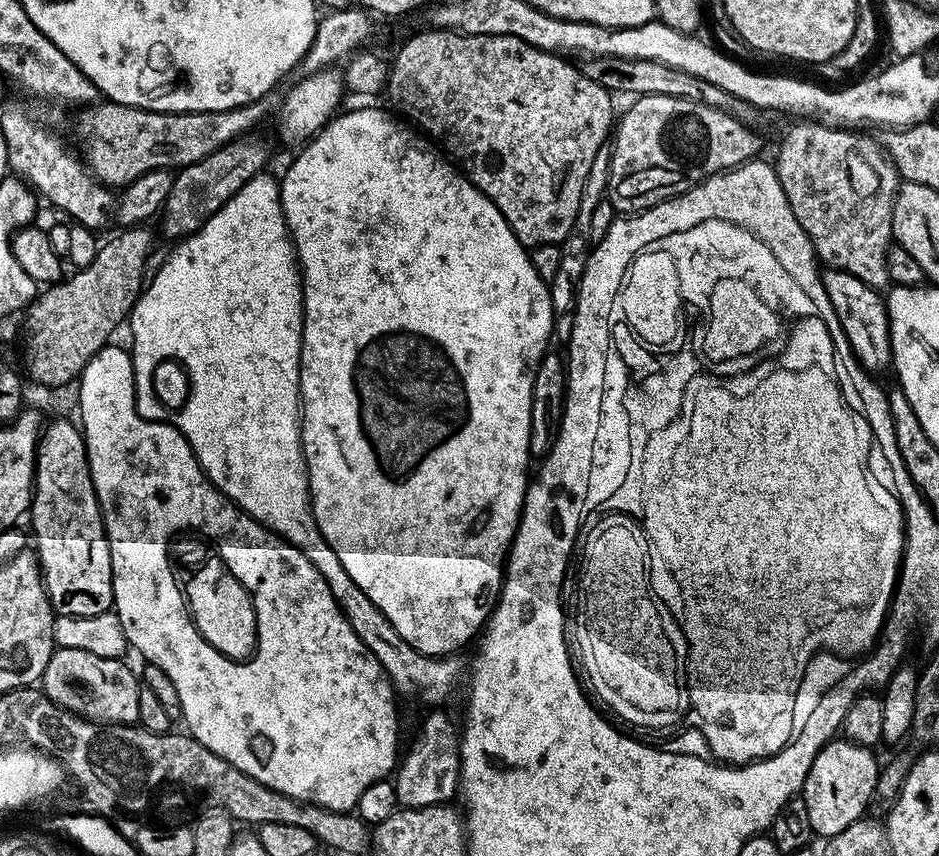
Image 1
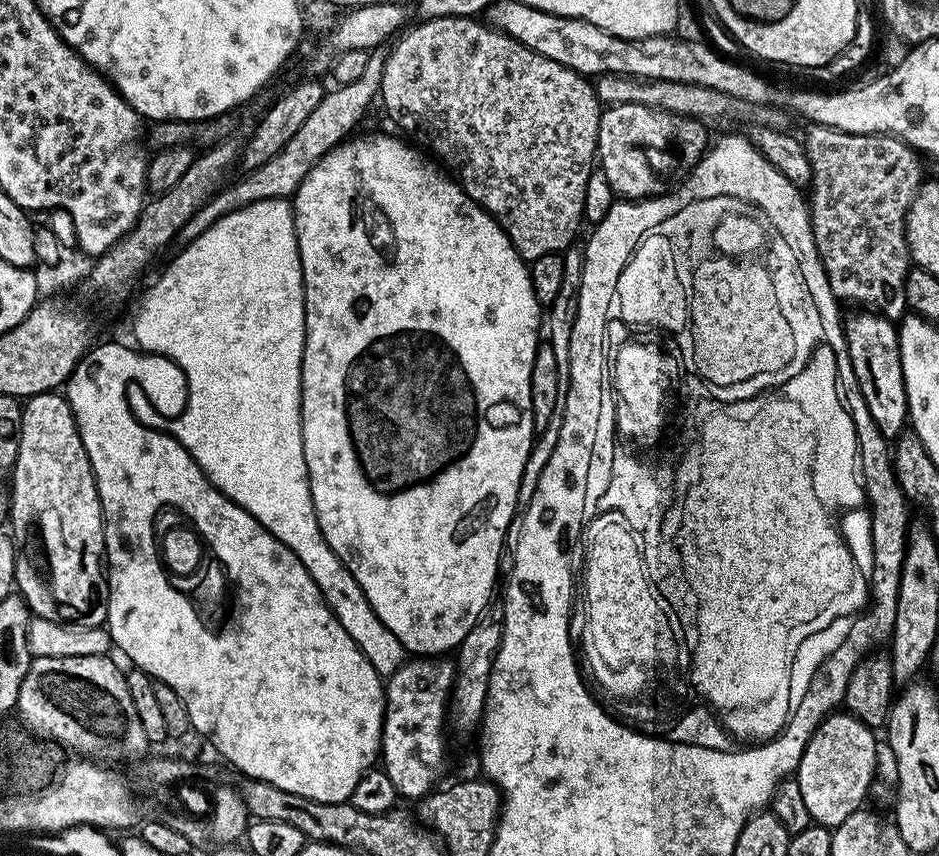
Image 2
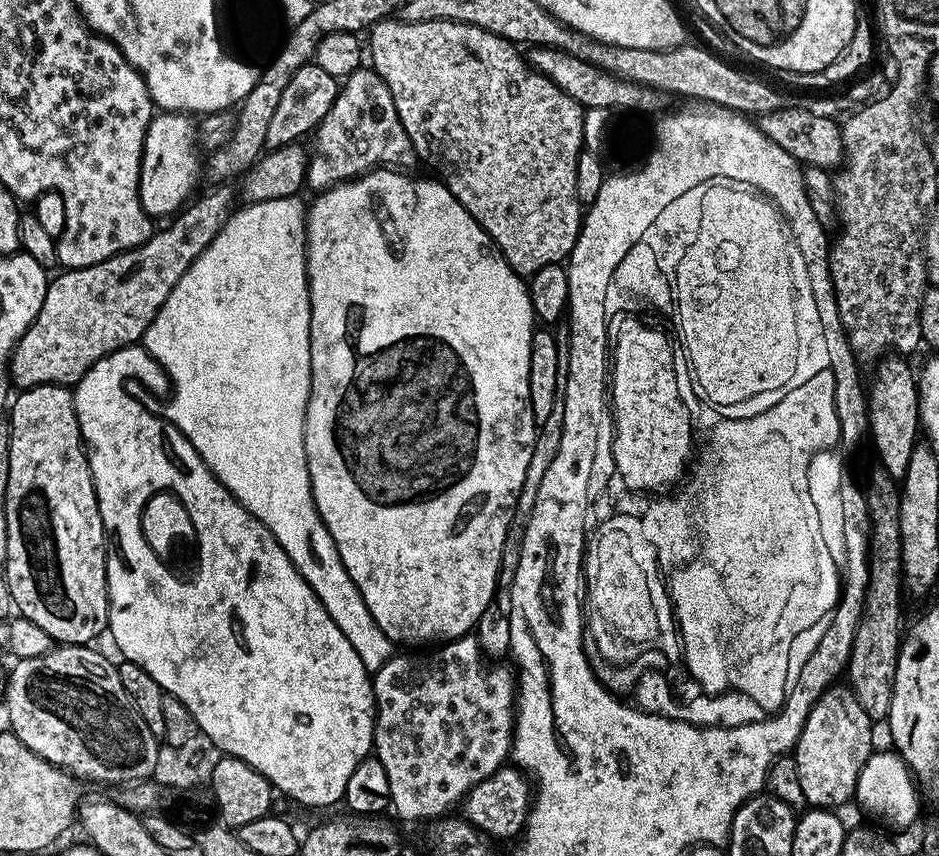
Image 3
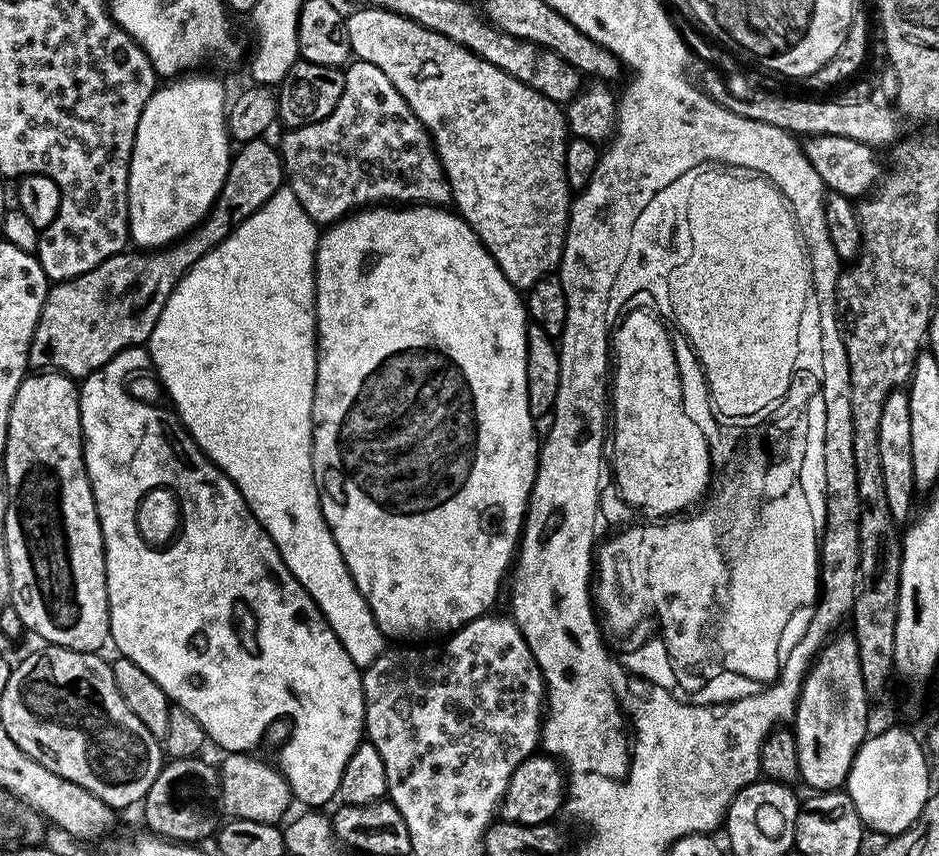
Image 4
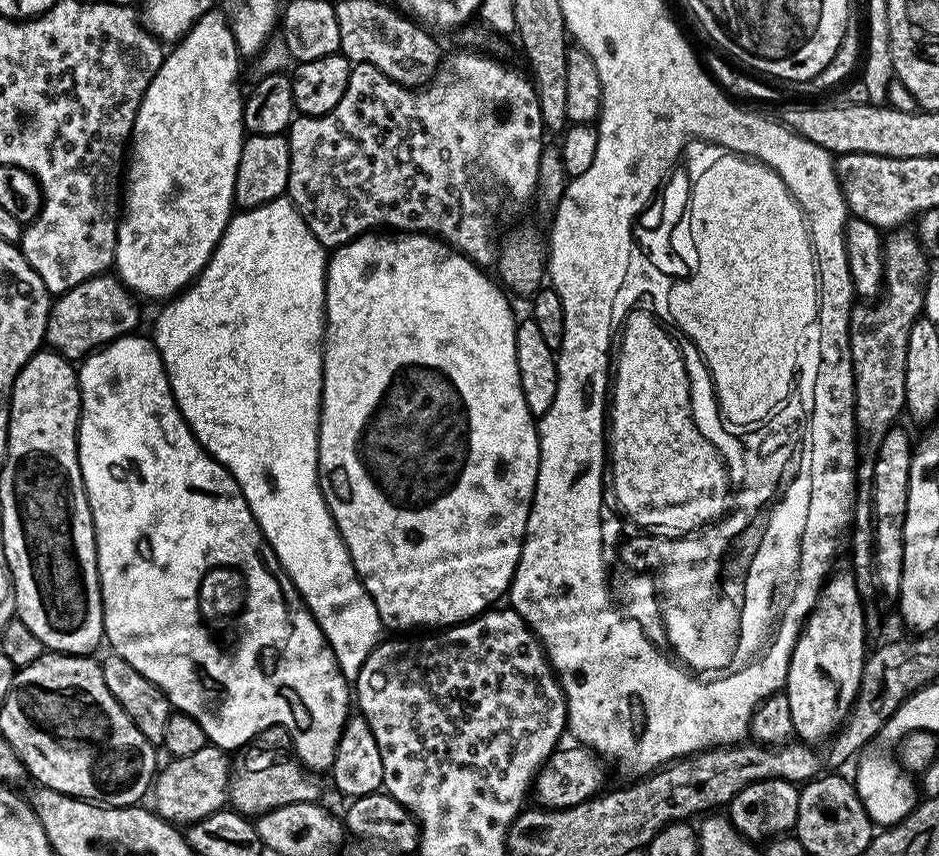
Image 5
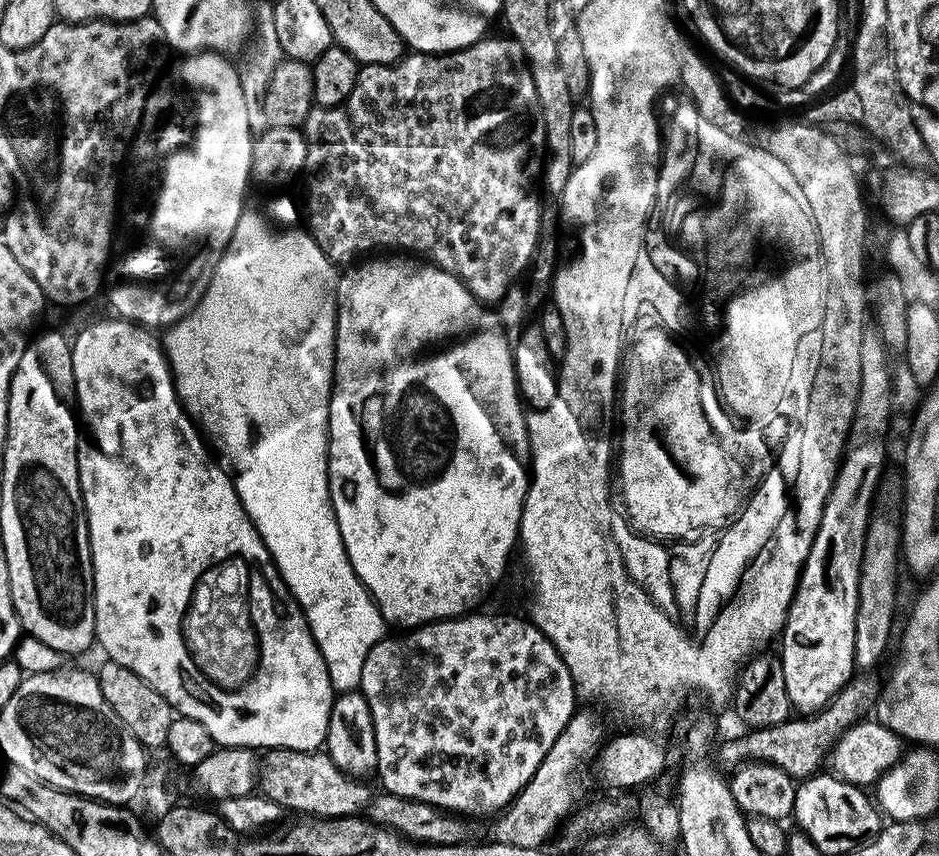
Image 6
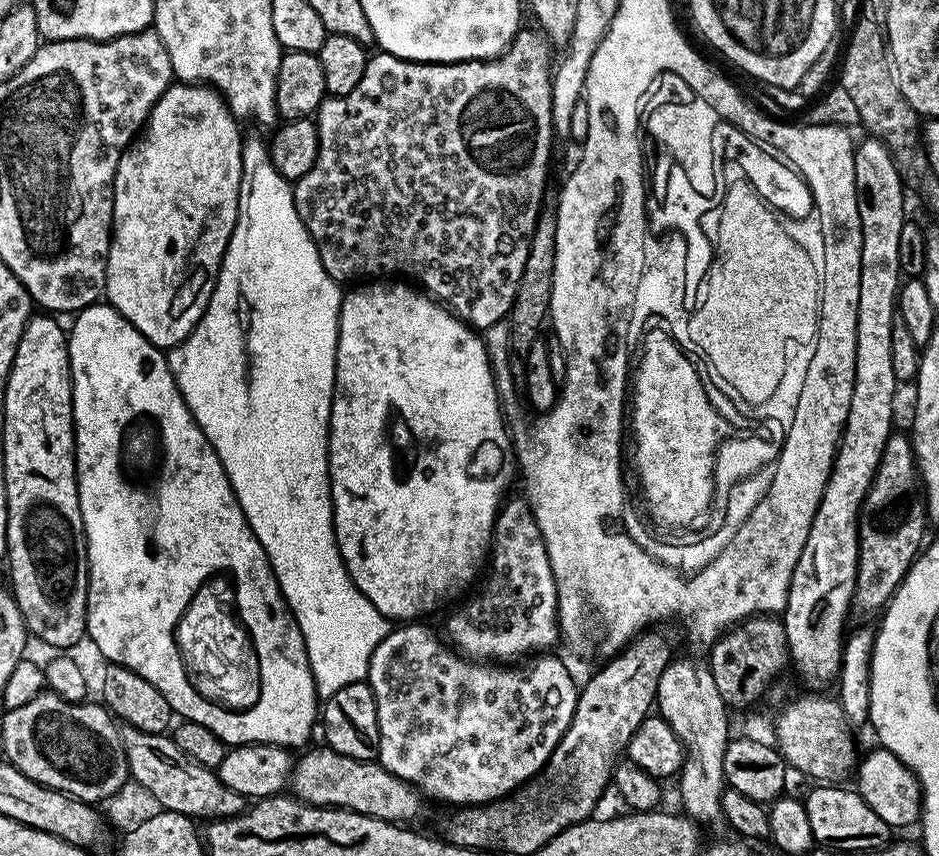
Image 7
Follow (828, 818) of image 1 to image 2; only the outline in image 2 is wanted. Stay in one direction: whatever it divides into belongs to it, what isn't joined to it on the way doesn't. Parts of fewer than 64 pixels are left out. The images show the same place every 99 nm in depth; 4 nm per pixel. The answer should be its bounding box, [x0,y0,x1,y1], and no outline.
[794,710,876,830]

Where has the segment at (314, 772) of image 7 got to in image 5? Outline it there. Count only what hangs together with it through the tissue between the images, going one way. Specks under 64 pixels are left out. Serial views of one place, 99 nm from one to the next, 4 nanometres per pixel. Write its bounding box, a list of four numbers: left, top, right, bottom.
[228,752,320,818]

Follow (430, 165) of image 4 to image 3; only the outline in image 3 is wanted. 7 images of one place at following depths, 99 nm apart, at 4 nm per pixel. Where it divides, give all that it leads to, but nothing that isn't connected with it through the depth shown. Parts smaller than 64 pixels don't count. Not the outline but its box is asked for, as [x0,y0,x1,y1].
[307,66,418,190]

